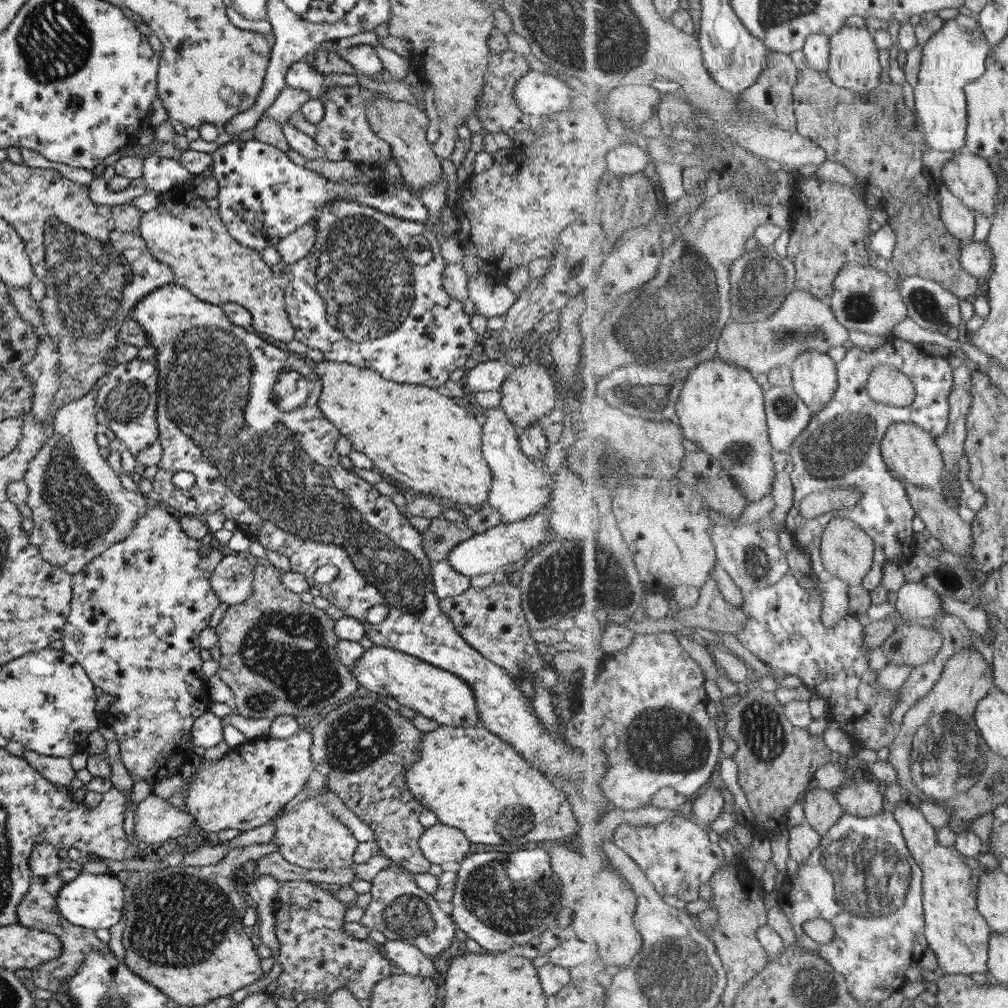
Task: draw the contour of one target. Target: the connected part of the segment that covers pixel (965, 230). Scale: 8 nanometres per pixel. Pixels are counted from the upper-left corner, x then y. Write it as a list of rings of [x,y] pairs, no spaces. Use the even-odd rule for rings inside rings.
[[[947,186],[941,188],[940,204],[942,206],[942,221],[945,228],[961,241],[970,240],[975,234],[975,214],[957,199]]]

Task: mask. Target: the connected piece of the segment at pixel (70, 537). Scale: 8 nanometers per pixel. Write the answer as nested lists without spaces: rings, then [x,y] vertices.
[[[121,343],[110,352],[103,376],[83,398],[63,403],[53,415],[51,436],[27,463],[22,481],[28,488],[26,505],[33,522],[27,531],[29,544],[37,547],[42,559],[74,575],[95,556],[131,534],[136,520],[150,508],[141,492],[131,492],[121,486],[119,472],[107,466],[99,455],[96,433],[100,431],[95,418],[95,395],[104,377],[118,364],[137,356],[139,347]]]

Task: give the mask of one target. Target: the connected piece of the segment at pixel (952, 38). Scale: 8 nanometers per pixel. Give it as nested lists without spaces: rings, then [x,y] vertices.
[[[957,15],[949,19],[924,45],[918,85],[911,89],[917,118],[927,132],[927,143],[937,153],[967,149],[966,86],[986,73],[992,50],[978,18]]]

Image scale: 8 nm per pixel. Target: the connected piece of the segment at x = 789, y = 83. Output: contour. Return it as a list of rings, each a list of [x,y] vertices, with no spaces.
[[[773,51],[759,80],[739,96],[740,104],[753,106],[753,109],[757,109],[767,121],[775,123],[779,129],[796,132],[797,116],[793,108],[793,88],[797,84],[797,70],[793,64],[793,58],[789,58],[789,55],[785,53]]]

